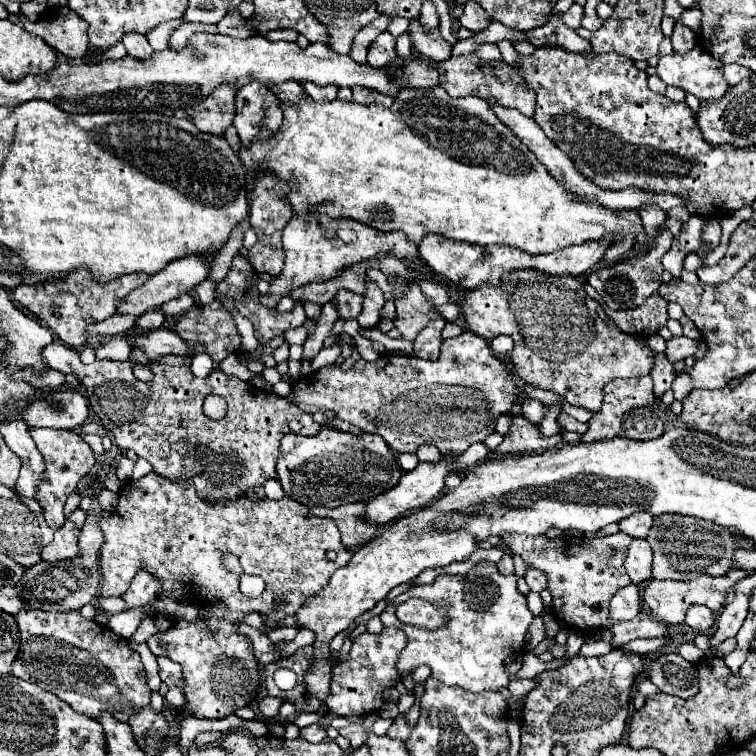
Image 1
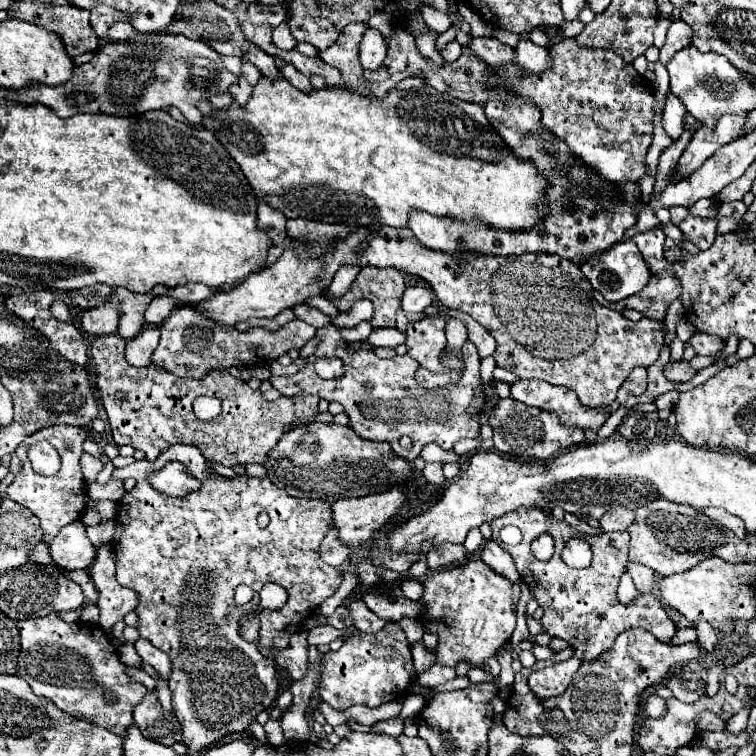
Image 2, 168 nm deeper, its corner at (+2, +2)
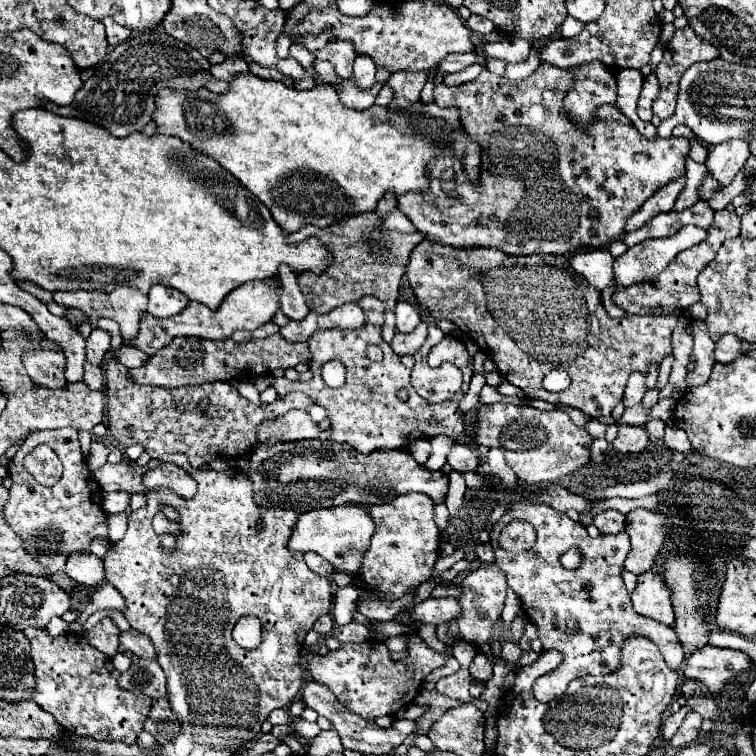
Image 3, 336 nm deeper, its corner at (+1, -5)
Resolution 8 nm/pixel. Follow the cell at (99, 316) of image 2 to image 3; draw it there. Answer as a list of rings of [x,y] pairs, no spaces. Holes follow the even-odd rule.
[[[96,327],[92,329],[90,337],[86,339],[86,357],[92,361],[92,365],[102,365],[106,353],[110,351],[110,333]]]

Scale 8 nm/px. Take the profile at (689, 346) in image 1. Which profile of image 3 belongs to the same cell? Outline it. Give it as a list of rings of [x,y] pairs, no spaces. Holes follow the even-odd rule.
[[[724,335],[724,337],[718,341],[716,349],[714,349],[714,359],[716,359],[716,363],[730,363],[730,361],[734,361],[736,357],[740,357],[740,353],[742,353],[744,349],[754,349],[754,345],[750,345],[750,343],[746,343],[746,341],[740,341],[740,339],[734,337],[734,335]]]

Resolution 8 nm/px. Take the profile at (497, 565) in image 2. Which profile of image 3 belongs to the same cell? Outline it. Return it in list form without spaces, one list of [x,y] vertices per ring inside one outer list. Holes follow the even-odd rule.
[[[478,543],[476,547],[476,557],[480,561],[486,561],[486,563],[494,563],[494,549],[490,543]]]

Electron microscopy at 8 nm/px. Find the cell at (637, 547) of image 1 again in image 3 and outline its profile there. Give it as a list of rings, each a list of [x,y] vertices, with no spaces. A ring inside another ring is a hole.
[[[646,571],[638,575],[638,585],[630,595],[636,613],[660,621],[664,625],[674,625],[674,611],[670,603],[670,591],[662,581],[662,575]]]

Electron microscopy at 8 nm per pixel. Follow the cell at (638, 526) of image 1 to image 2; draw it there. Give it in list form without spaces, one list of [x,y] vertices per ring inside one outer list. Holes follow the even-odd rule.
[[[617,506],[617,508],[613,508],[613,510],[609,510],[609,512],[603,514],[603,520],[599,520],[599,526],[605,532],[613,532],[613,530],[623,532],[633,522],[633,518],[635,518],[633,510],[627,510],[623,506]]]

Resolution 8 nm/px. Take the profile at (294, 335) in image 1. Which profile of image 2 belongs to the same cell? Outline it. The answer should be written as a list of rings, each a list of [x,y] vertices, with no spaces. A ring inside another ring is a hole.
[[[179,306],[161,324],[161,342],[151,356],[151,364],[165,368],[167,372],[179,378],[187,376],[201,380],[211,370],[229,370],[233,366],[241,368],[243,364],[253,366],[257,364],[257,358],[263,362],[279,358],[287,354],[291,348],[303,348],[315,334],[316,328],[301,320],[293,320],[291,324],[285,324],[277,332],[265,328],[237,332],[233,326],[213,324],[191,306]]]

